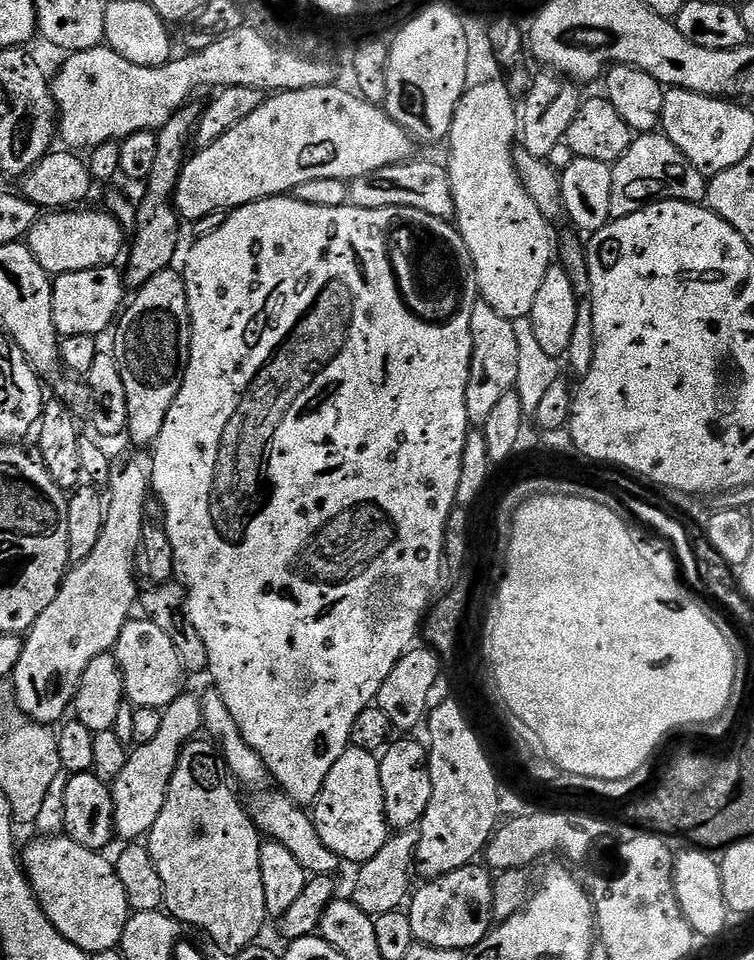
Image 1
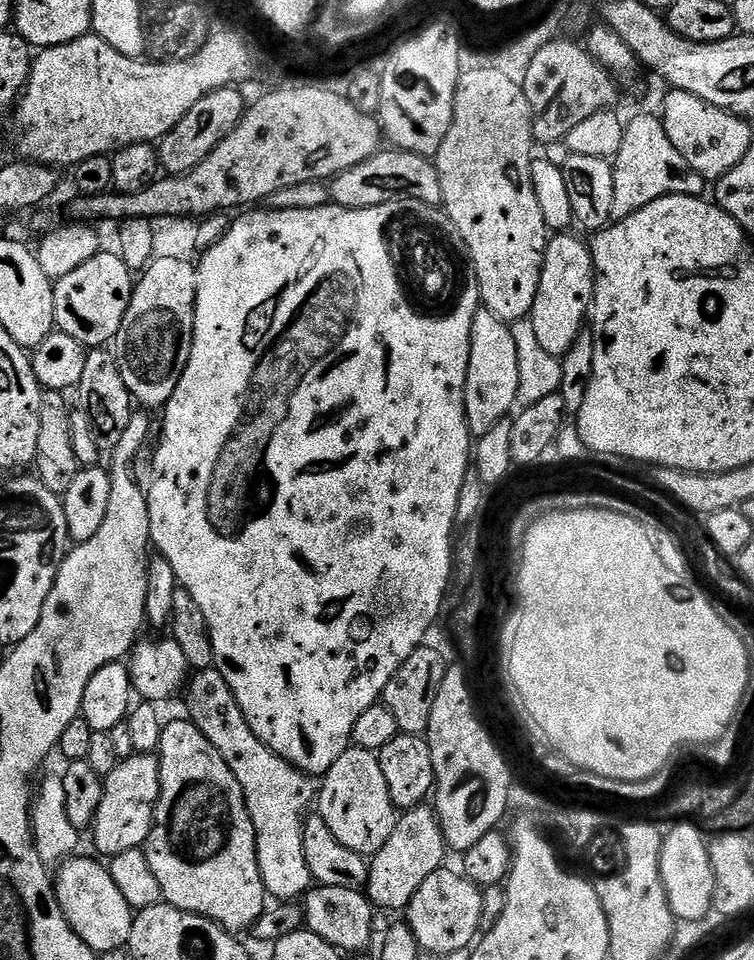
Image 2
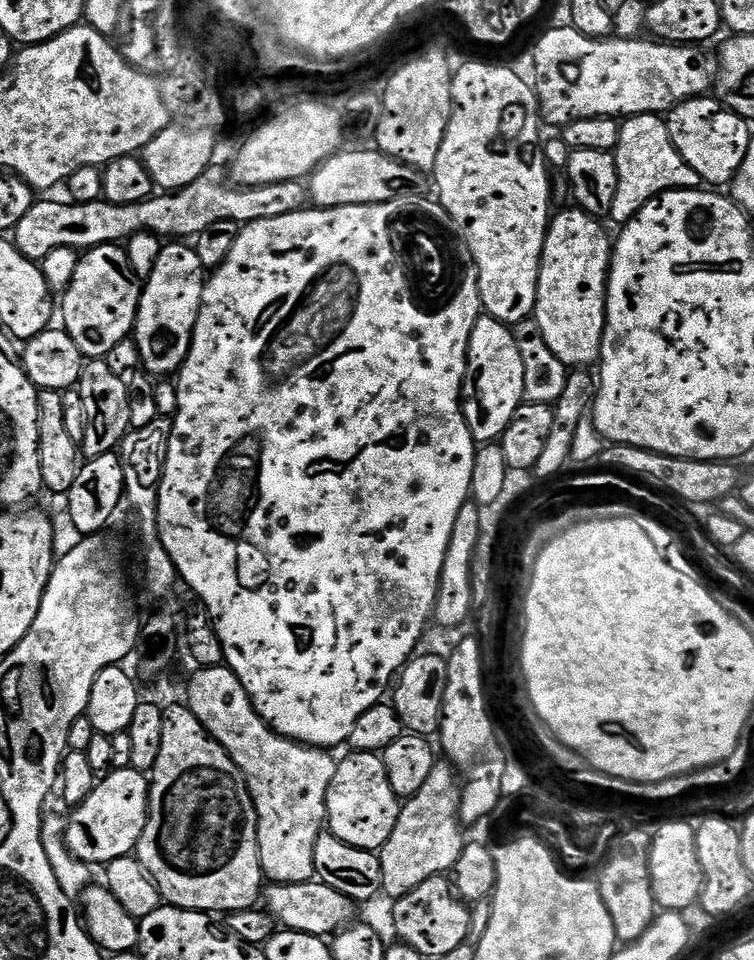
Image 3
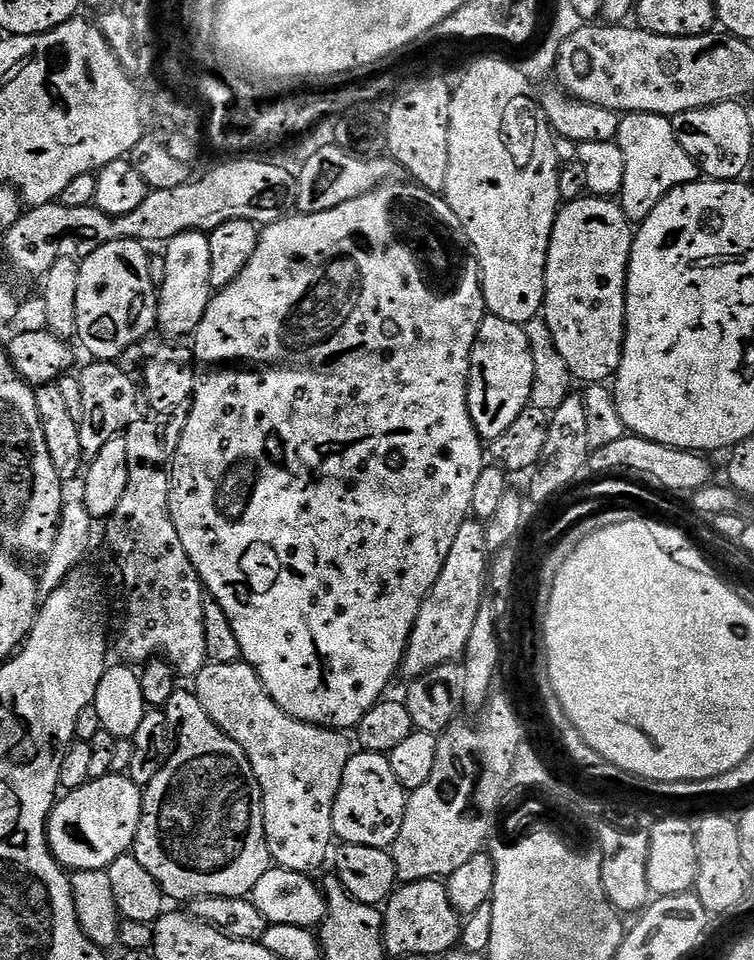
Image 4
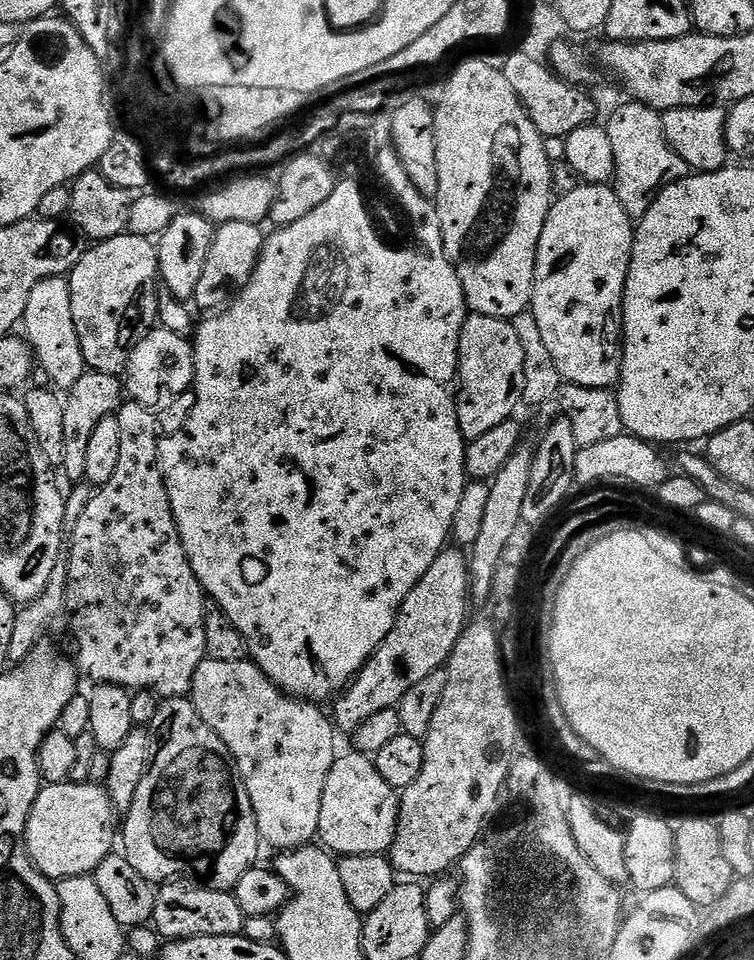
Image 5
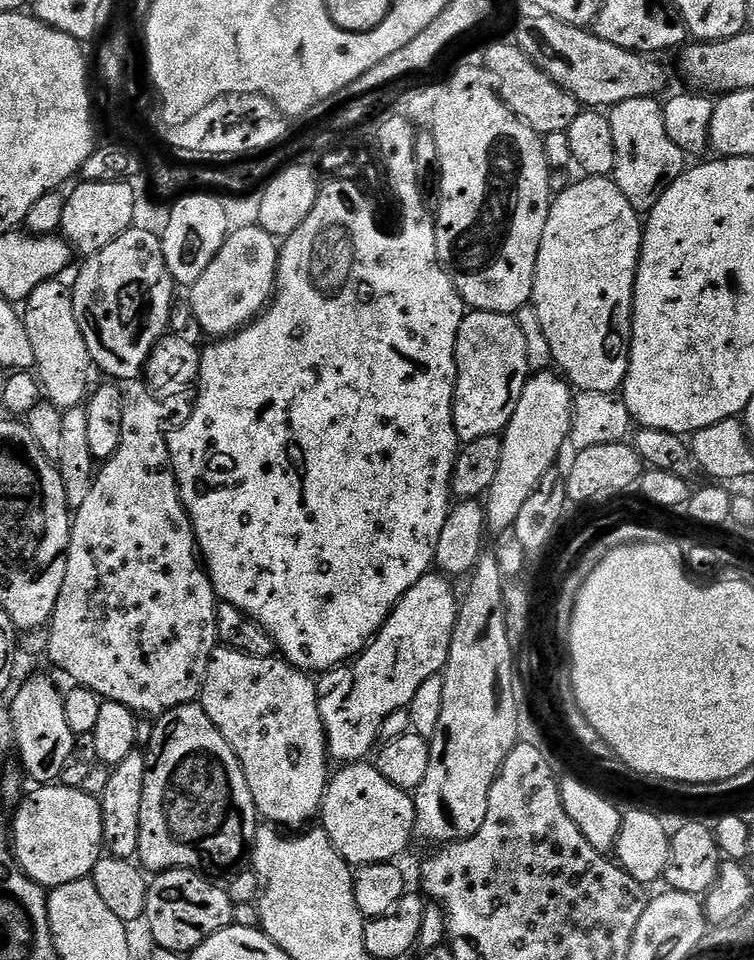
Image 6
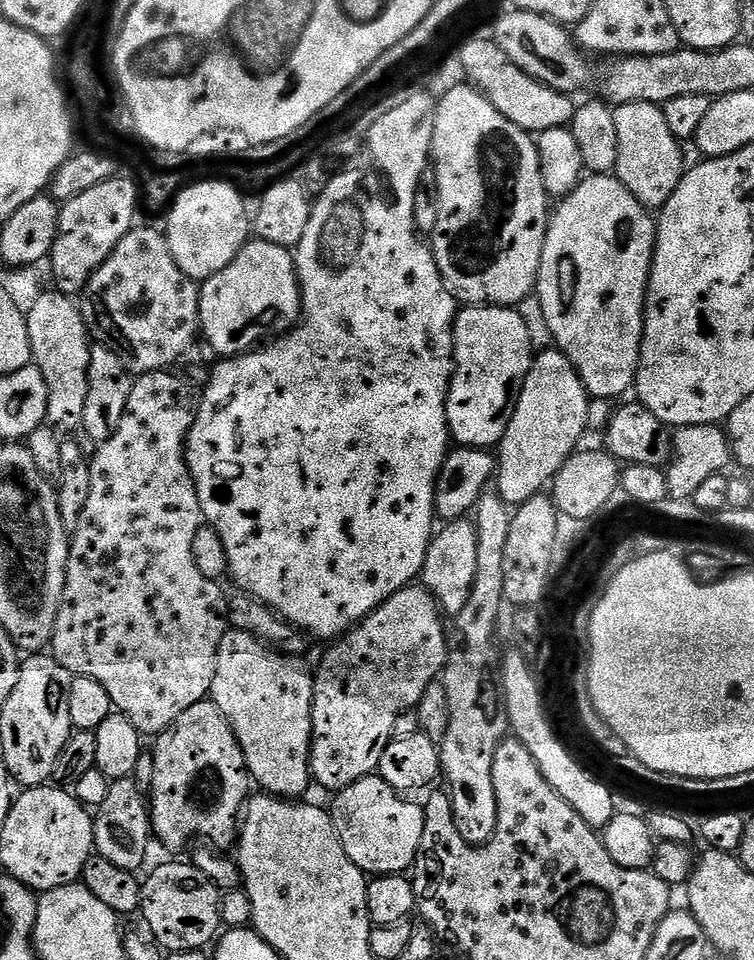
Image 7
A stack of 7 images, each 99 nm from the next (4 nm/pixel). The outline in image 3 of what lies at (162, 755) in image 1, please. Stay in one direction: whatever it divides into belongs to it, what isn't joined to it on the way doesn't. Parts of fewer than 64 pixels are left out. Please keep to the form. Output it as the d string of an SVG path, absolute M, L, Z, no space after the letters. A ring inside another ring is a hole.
M131 766L123 767L109 771L95 790L71 809L72 816L67 817L65 844L73 856L86 865L107 866L118 858L133 855L142 830L146 830L149 777Z

